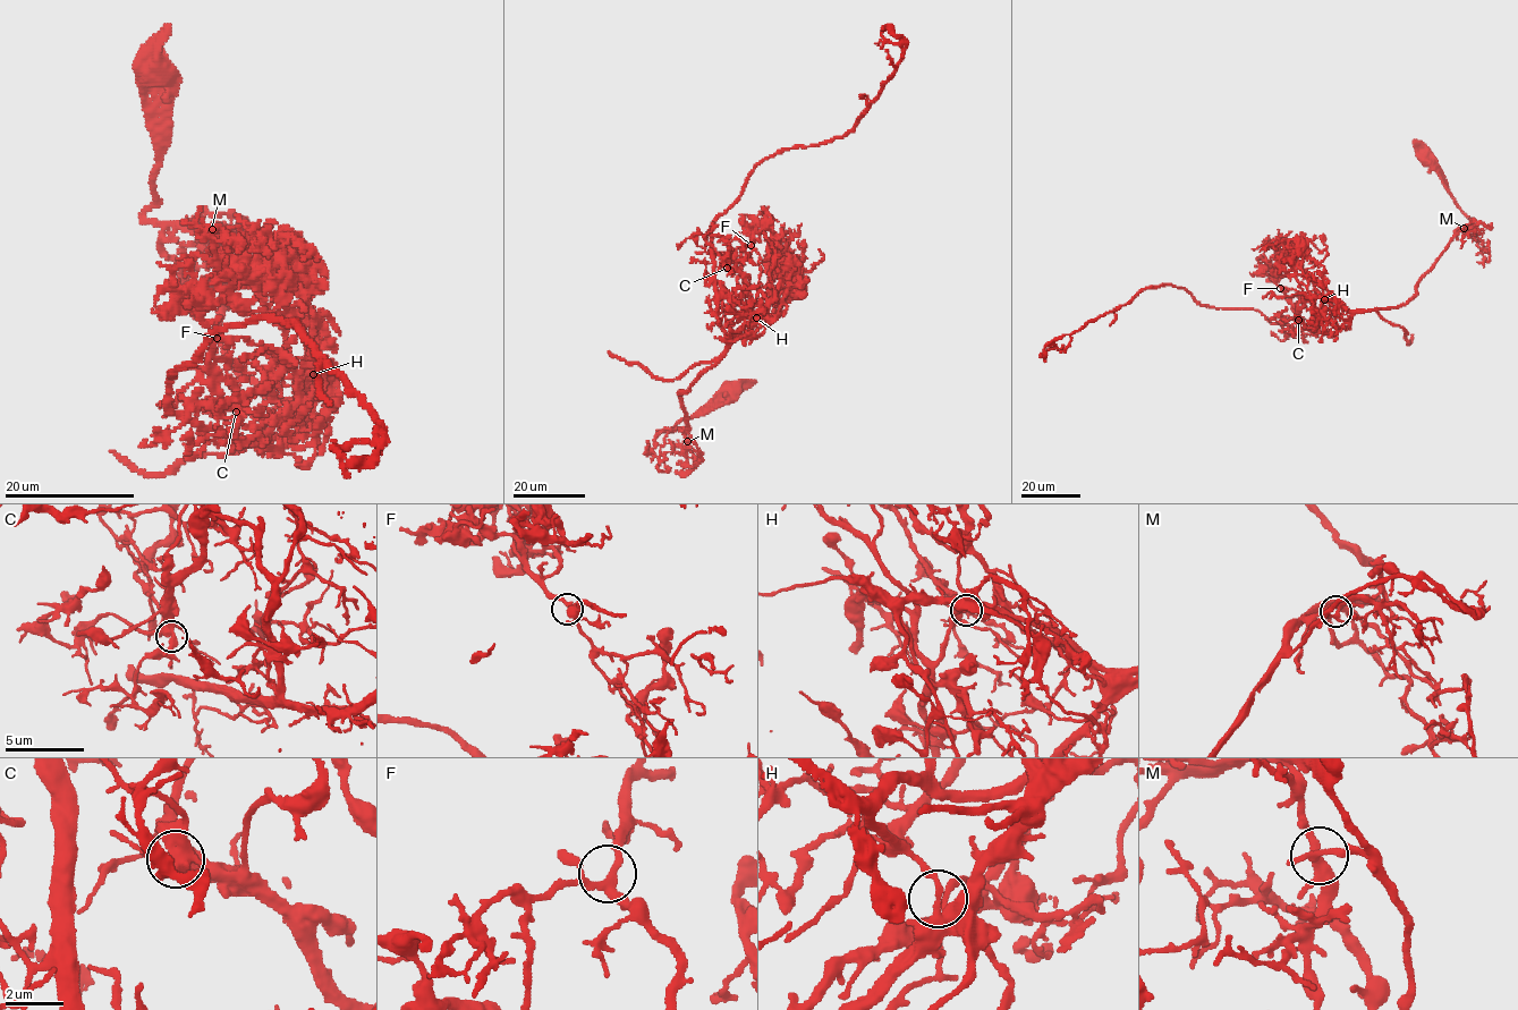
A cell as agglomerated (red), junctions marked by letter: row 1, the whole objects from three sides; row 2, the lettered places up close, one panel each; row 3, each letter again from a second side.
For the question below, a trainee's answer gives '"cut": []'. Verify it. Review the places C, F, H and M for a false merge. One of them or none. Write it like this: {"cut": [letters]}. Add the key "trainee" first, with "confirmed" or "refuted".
{"trainee": "refuted", "cut": ["H"]}

